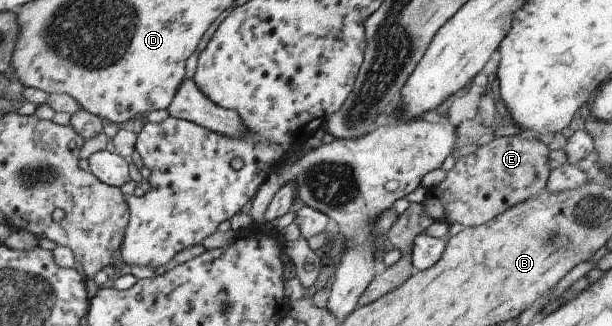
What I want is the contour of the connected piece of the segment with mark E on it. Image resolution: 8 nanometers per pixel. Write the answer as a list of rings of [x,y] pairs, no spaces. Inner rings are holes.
[[[521,131],[512,136],[494,138],[469,155],[455,158],[455,163],[446,172],[444,180],[438,186],[426,189],[425,199],[422,202],[423,213],[435,221],[445,222],[448,225],[457,222],[466,228],[488,222],[502,211],[526,199],[537,197],[545,190],[545,182],[550,172],[549,164],[546,162],[550,151],[546,145],[546,141],[540,140],[534,134]]]

